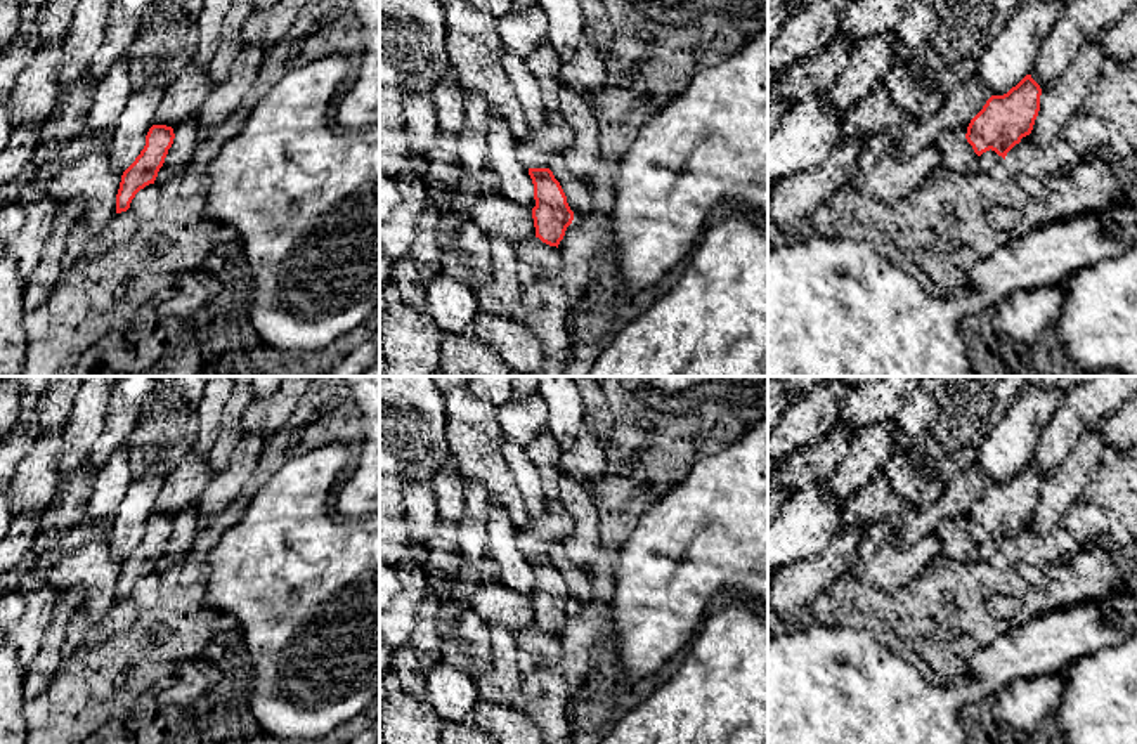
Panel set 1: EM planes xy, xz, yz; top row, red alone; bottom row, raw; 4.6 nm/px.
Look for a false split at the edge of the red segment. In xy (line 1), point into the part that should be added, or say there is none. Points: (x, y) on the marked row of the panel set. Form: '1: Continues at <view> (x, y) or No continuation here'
1: No continuation here

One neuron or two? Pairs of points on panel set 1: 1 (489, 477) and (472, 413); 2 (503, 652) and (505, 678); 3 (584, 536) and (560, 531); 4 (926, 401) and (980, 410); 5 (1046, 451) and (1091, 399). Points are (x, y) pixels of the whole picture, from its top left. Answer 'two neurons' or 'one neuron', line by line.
1: one neuron
2: one neuron
3: two neurons
4: one neuron
5: one neuron

